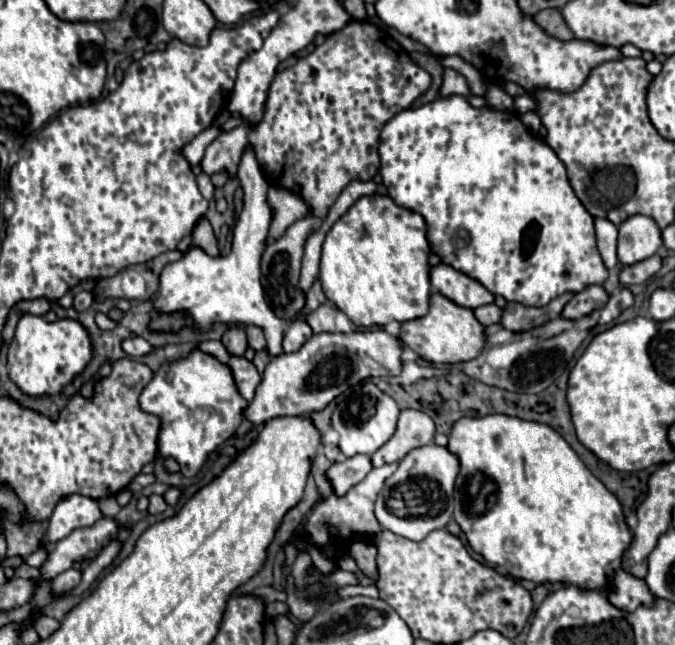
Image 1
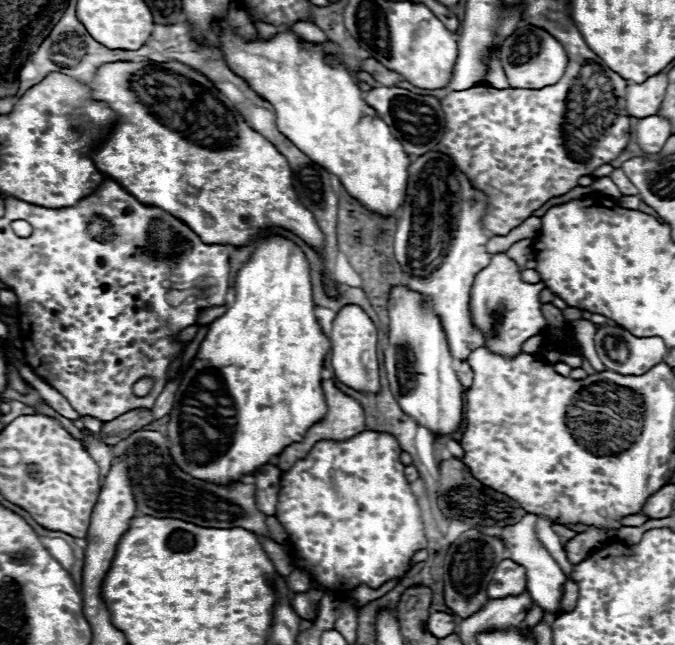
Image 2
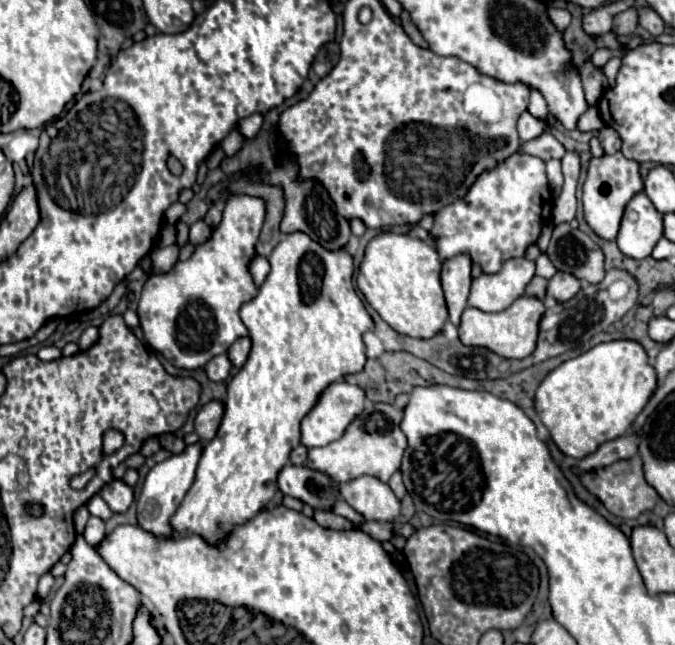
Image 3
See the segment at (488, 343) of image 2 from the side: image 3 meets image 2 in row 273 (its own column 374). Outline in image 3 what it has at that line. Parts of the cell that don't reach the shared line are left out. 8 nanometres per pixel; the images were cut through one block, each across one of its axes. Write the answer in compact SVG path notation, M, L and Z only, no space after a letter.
M360 476L342 484L340 496L366 520L392 522L400 514L400 502L390 486L372 476Z

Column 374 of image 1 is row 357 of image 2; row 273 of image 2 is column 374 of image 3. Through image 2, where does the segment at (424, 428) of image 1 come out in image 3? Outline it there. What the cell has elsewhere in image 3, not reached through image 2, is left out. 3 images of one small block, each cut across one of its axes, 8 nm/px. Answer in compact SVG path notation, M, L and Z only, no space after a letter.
M366 402L362 414L358 414L350 422L342 438L338 438L336 442L330 442L324 448L308 450L306 466L330 476L332 482L336 484L350 482L352 478L358 478L364 474L374 476L380 482L388 482L390 476L400 468L404 448L408 446L406 436L400 428L400 422L402 422L400 408L394 408L392 404L384 404L384 402Z

